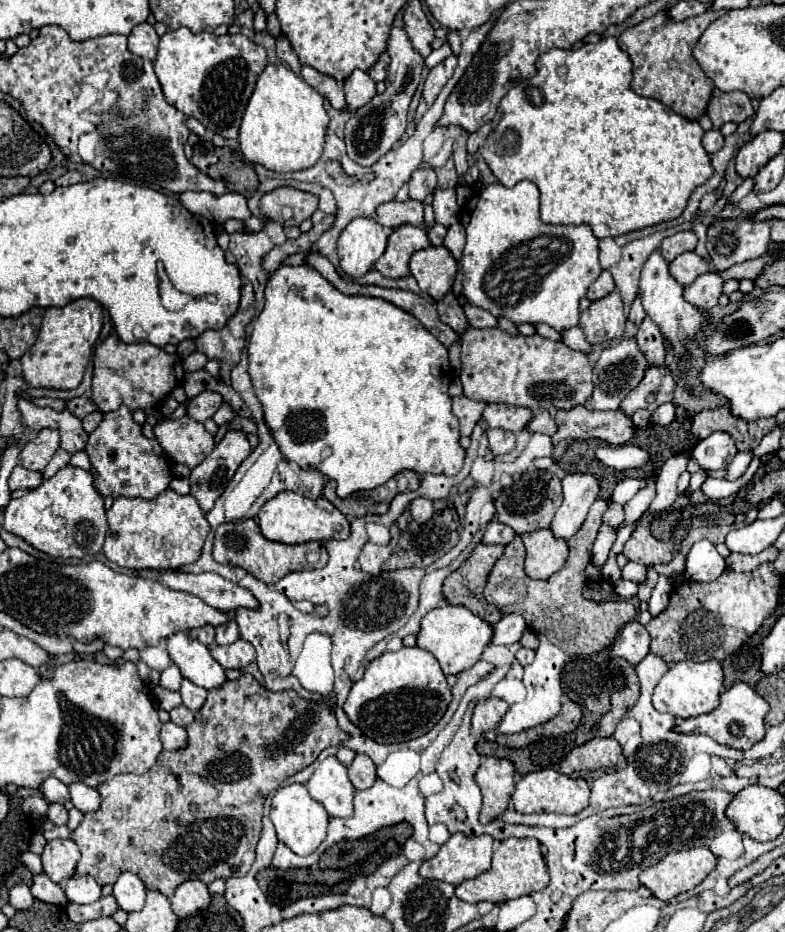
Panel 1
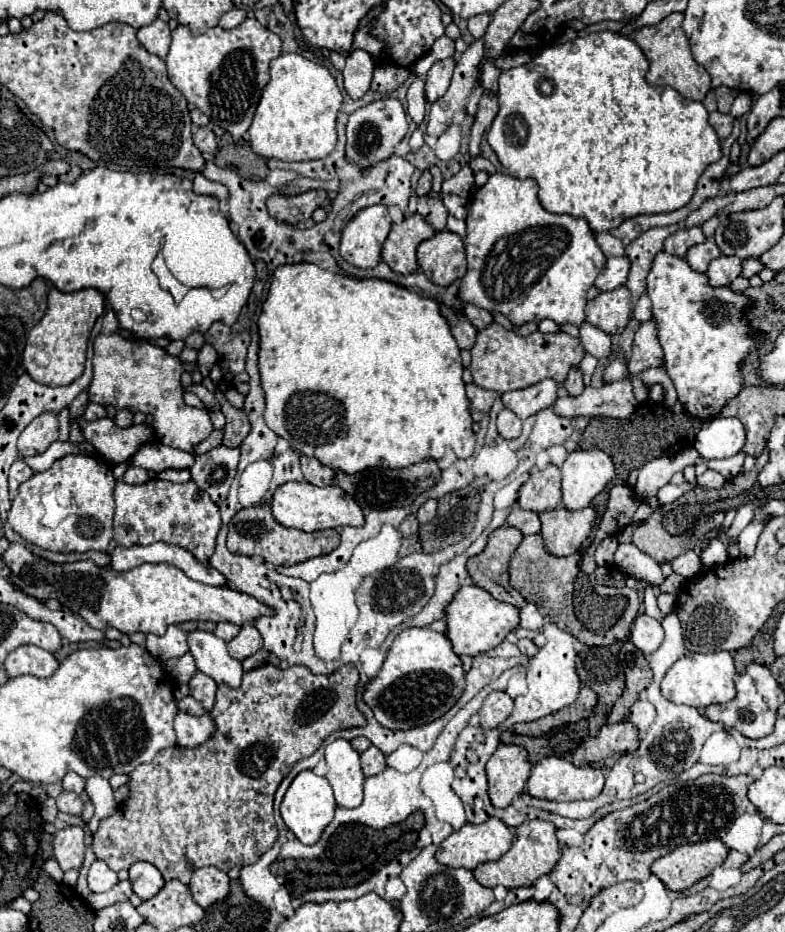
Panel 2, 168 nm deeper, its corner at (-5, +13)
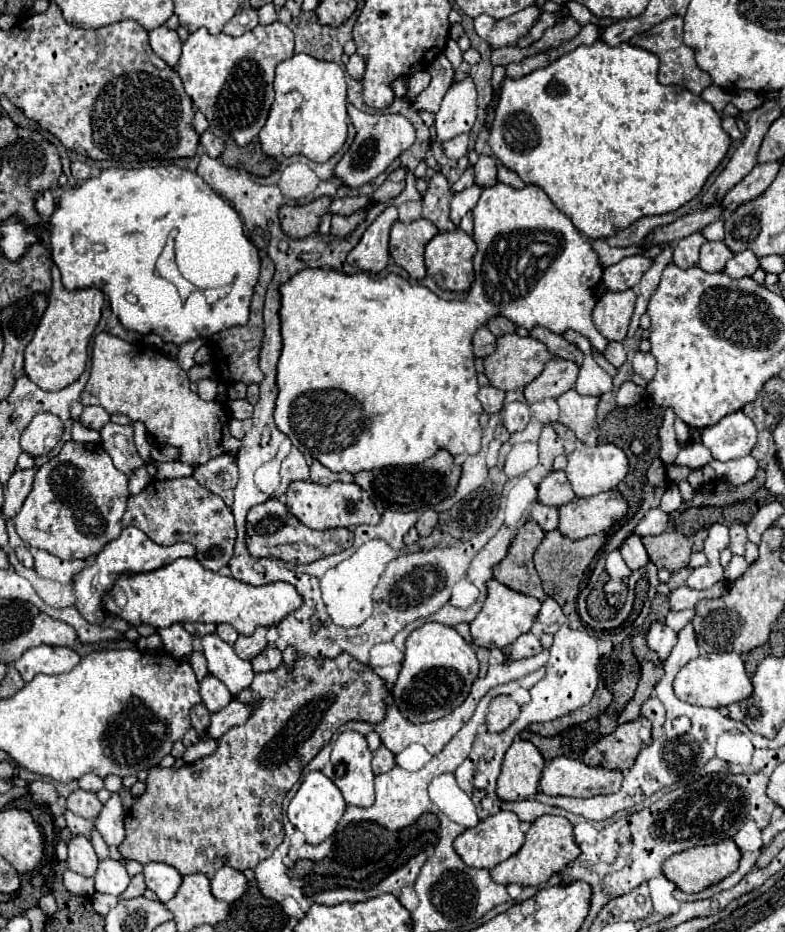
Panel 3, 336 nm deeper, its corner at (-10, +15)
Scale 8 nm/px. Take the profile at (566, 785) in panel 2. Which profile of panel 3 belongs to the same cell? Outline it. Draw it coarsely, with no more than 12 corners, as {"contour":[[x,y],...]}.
{"contour":[[555,757],[545,795],[595,797],[621,787],[621,771]]}

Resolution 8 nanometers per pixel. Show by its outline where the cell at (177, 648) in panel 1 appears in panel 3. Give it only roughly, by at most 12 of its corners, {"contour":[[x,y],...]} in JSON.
{"contour":[[219,635],[201,639],[209,673],[237,695],[253,681],[249,661]]}

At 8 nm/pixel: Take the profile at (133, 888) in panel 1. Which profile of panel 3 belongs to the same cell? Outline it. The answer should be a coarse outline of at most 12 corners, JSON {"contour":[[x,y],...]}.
{"contour":[[147,863],[143,877],[159,901],[169,901],[183,879],[165,863]]}

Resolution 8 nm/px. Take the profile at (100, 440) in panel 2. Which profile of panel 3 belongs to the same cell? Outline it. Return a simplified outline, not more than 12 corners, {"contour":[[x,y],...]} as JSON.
{"contour":[[109,421],[101,445],[119,471],[131,475],[143,465],[131,425]]}

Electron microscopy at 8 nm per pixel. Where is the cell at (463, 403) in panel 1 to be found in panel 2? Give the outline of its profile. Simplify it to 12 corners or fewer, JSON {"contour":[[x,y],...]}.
{"contour":[[474,383],[466,387],[472,419],[480,421],[492,407],[496,393]]}

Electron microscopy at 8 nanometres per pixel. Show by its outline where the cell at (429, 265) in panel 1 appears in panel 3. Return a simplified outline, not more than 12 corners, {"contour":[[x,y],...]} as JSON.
{"contour":[[461,229],[425,247],[427,275],[445,291],[473,283],[475,241]]}

